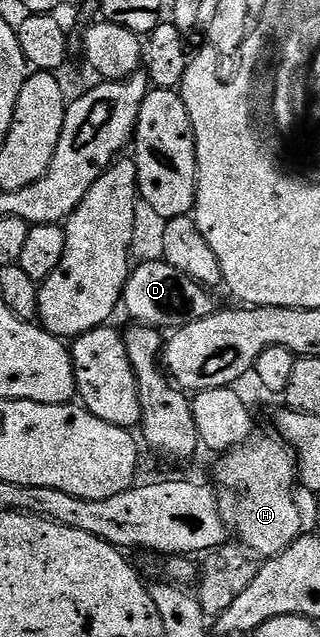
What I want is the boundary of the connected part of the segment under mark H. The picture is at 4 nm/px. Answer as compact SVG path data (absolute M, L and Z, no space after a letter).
M270 434L255 436L243 446L225 451L214 470L224 489L235 490L242 497L238 502L239 539L241 545L262 560L283 554L304 533L302 510L294 499L296 455L281 437Z

